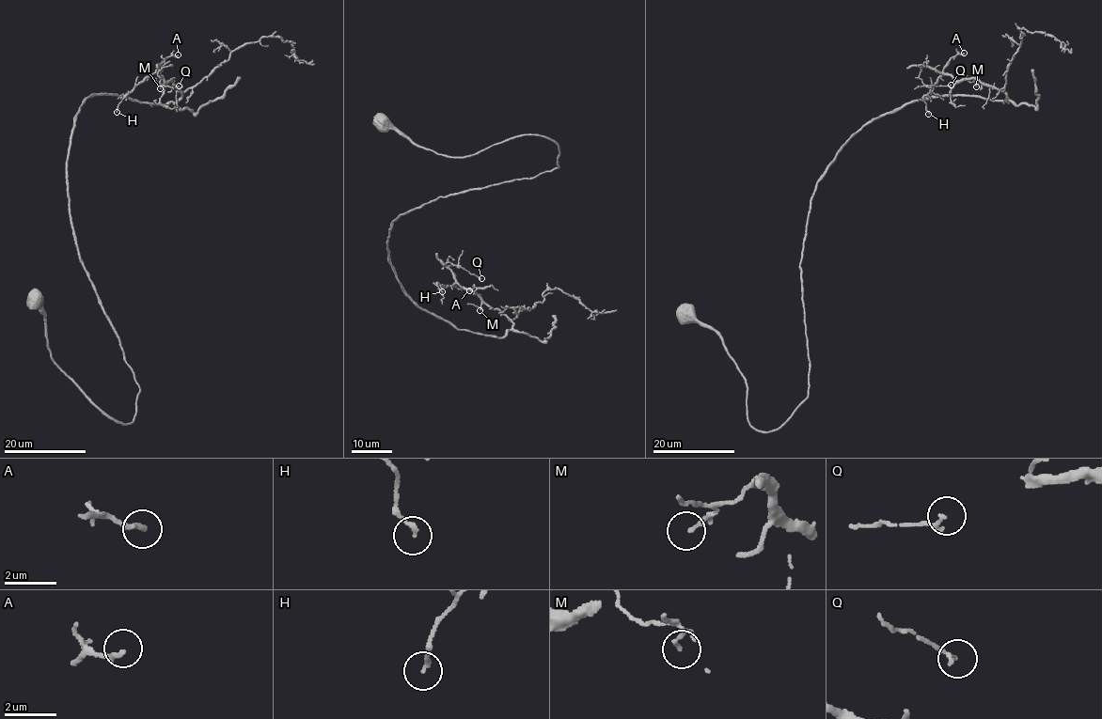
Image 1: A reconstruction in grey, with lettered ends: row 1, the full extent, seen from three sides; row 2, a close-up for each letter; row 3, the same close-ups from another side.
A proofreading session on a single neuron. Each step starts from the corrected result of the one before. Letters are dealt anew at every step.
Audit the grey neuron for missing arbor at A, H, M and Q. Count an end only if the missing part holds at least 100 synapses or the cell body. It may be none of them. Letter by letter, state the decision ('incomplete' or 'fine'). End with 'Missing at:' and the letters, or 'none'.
A: fine
H: fine
M: fine
Q: fine
Missing at: none

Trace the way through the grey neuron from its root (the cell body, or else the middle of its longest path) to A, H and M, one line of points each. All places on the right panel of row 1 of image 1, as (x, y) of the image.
A: (686, 313), (751, 426), (790, 418), (817, 180), (913, 101), (1008, 101), (942, 72), (964, 53)
H: (686, 313), (781, 426), (829, 162), (913, 101), (1009, 101), (942, 72), (928, 114)
M: (686, 313), (721, 338), (751, 426), (781, 426), (808, 396), (817, 180), (913, 101), (1009, 101), (976, 86)

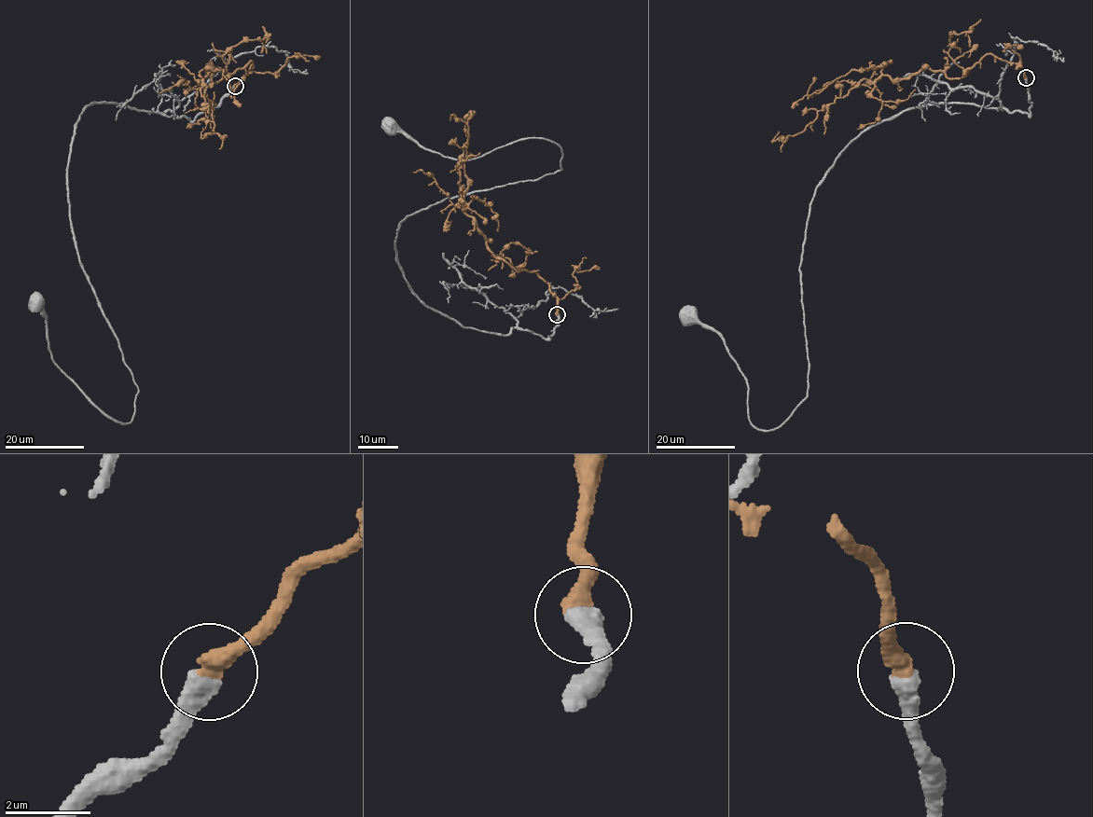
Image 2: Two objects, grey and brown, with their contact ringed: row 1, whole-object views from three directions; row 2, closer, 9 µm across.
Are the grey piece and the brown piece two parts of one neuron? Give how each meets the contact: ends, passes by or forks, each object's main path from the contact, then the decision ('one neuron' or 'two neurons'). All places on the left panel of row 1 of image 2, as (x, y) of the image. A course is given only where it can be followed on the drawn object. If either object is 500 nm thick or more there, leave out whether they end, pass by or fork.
grey ends; brown ends; course grey (235, 86), (193, 120), (95, 102), (76, 120), (71, 232), (138, 388), (128, 423), (53, 360), (36, 301); course brown (235, 86), (252, 72), (250, 61), (214, 82), (208, 71), (200, 76), (214, 132), (203, 137), (202, 128); one neuron

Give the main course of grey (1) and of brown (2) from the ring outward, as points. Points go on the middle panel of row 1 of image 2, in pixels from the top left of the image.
1: (557, 313), (548, 339), (464, 327), (394, 247), (429, 206), (561, 169), (560, 146), (456, 159), (390, 126)
2: (557, 313), (549, 284), (496, 257), (465, 213), (458, 182), (468, 128), (449, 120)

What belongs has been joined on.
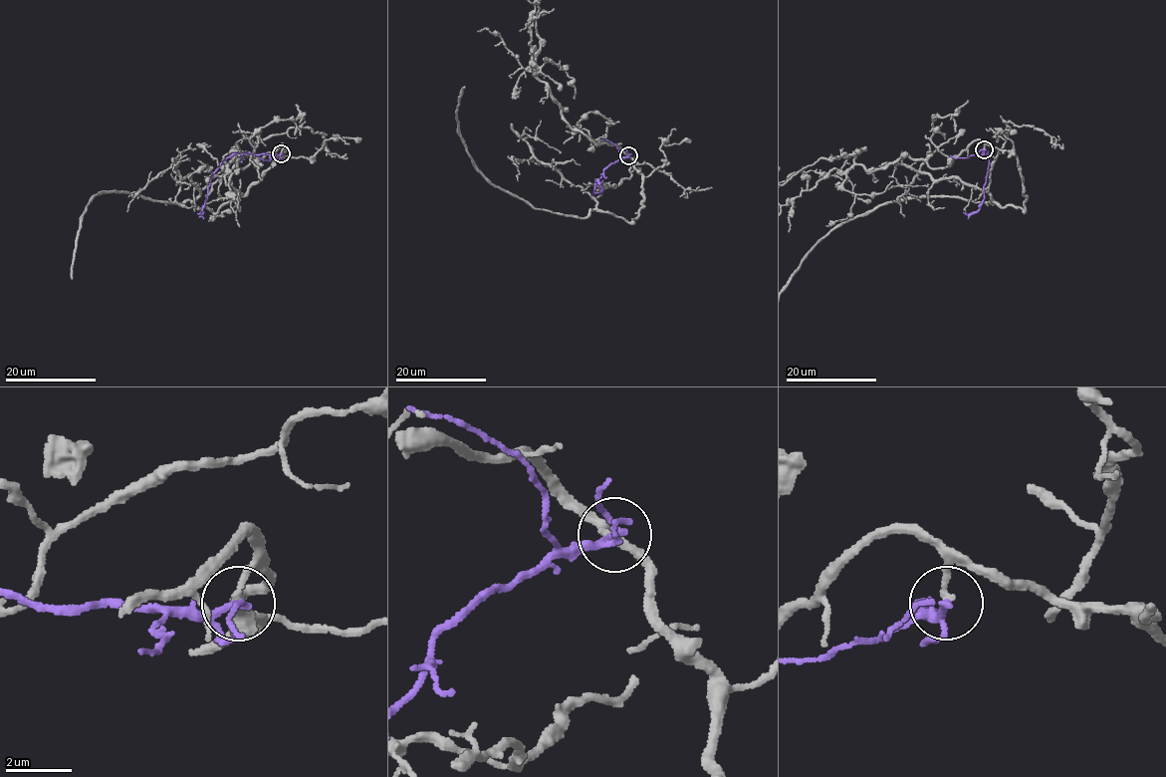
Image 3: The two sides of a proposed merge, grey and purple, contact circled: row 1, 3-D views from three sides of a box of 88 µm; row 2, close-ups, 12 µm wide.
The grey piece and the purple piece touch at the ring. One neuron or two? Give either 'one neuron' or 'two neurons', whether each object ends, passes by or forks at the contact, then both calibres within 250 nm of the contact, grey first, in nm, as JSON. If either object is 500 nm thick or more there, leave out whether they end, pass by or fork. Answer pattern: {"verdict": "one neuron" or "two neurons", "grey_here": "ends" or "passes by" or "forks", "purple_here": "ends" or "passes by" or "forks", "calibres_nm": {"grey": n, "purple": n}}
{"verdict": "two neurons", "grey_here": "ends", "purple_here": "forks", "calibres_nm": {"grey": 180, "purple": 150}}

